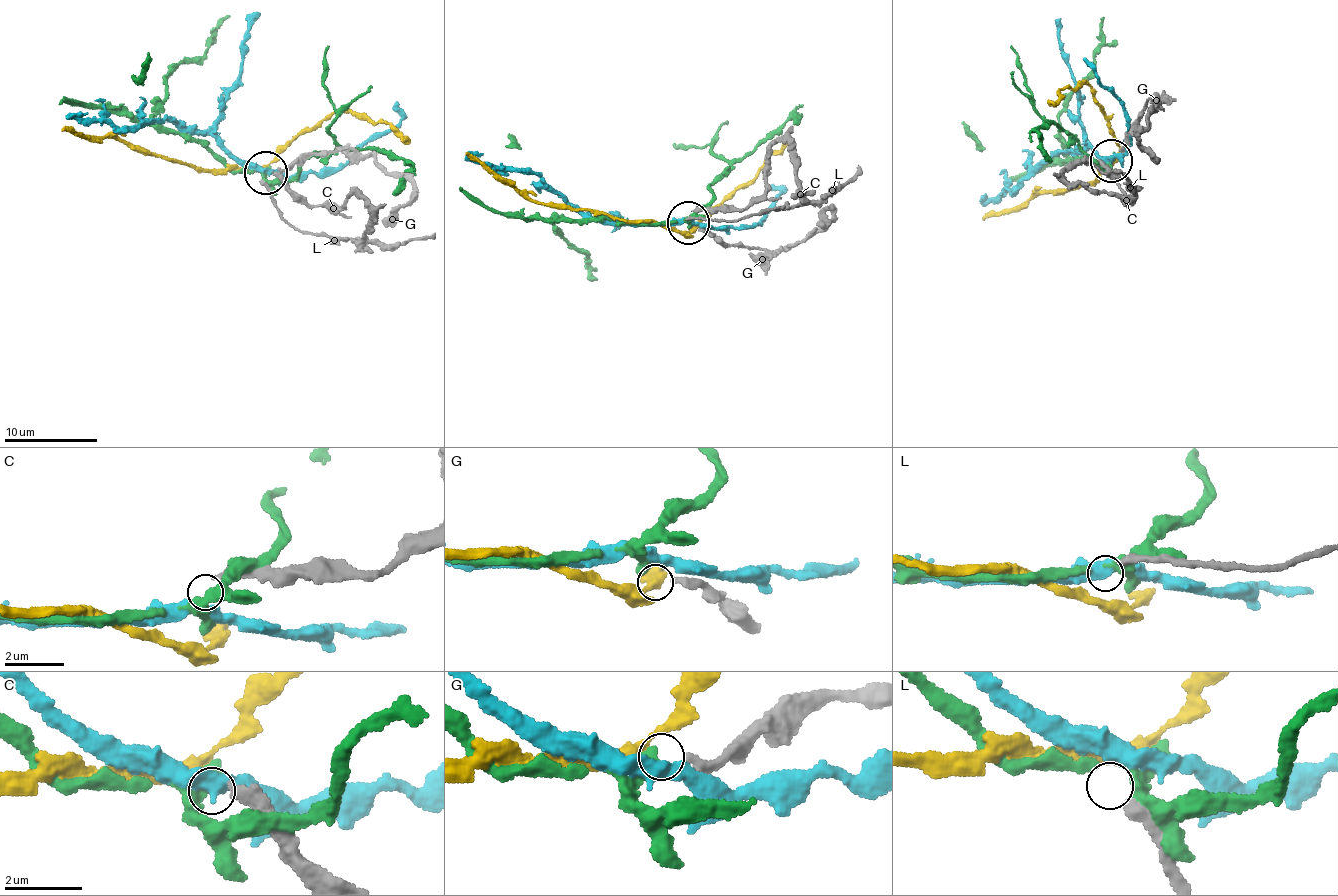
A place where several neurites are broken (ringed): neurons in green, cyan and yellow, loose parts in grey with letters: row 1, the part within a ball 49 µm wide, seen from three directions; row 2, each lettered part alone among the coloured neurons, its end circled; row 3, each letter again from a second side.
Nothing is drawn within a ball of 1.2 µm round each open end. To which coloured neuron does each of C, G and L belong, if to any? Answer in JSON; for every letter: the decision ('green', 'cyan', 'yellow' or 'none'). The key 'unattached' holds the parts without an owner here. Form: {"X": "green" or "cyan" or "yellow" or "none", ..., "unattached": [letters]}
{"C": "cyan", "G": "green", "L": "none", "unattached": ["L"]}

